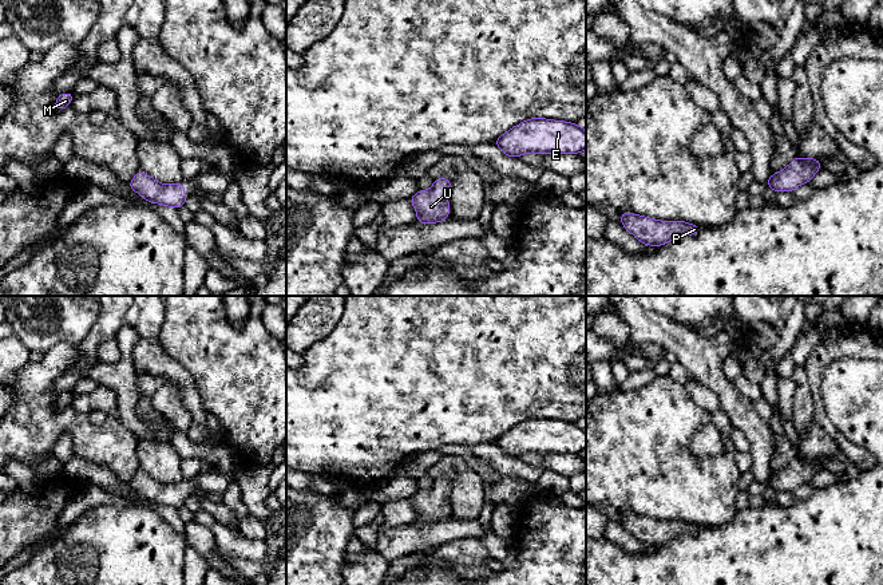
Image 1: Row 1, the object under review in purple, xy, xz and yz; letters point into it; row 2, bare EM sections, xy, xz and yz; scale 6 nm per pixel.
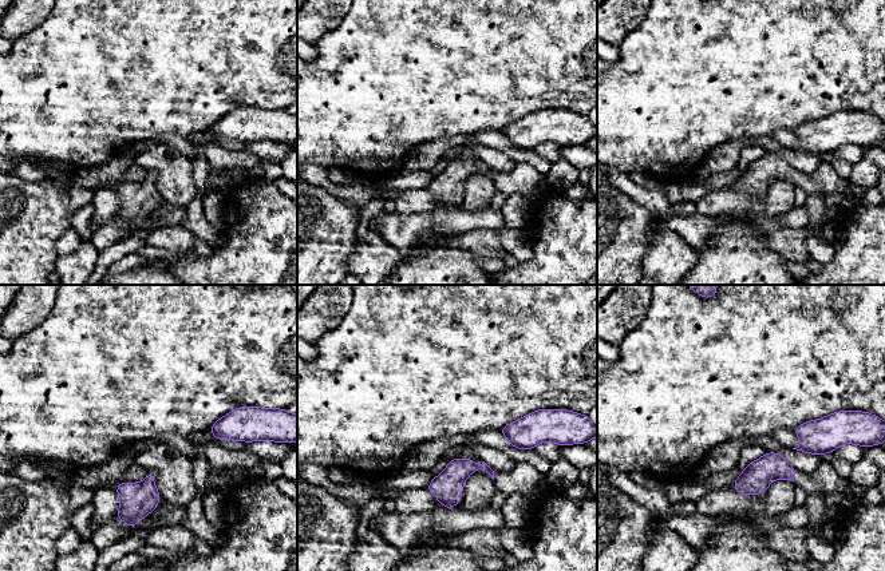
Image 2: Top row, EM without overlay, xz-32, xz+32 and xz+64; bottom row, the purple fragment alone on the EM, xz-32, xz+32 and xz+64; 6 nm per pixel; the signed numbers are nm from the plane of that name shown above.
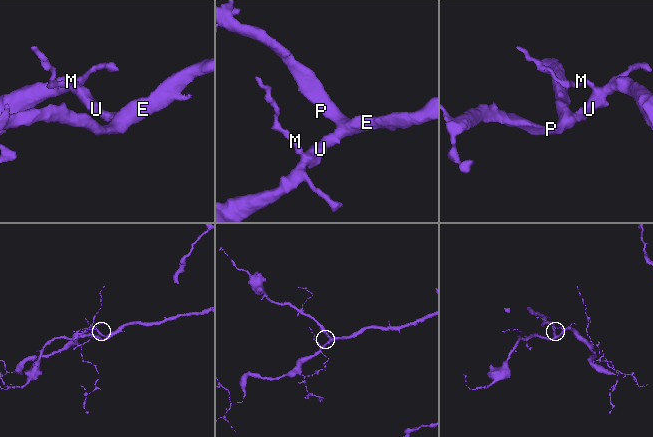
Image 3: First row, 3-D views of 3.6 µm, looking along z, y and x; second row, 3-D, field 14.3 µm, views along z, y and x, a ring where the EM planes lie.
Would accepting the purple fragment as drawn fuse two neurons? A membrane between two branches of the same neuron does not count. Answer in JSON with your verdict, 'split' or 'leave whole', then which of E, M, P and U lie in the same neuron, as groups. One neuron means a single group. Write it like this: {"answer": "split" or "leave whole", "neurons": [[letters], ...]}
{"answer": "leave whole", "neurons": [["E", "M", "P", "U"]]}

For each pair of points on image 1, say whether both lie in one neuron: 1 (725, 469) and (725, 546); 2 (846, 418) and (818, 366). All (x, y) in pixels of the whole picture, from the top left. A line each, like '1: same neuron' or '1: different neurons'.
1: different neurons
2: different neurons

